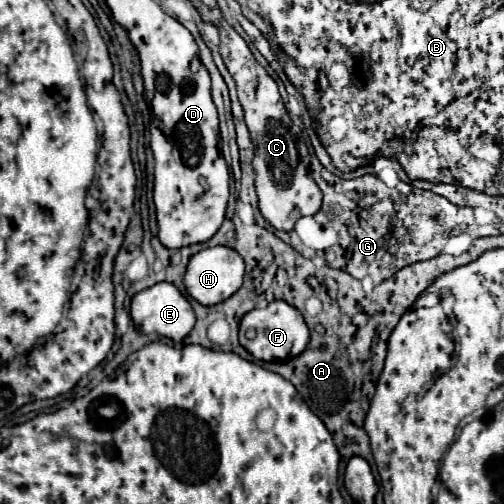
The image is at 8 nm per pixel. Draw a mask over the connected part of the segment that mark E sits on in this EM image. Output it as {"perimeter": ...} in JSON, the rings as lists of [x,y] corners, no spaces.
{"perimeter":[[[156,283],[154,287],[148,287],[132,297],[132,307],[130,307],[132,321],[140,333],[156,333],[160,337],[172,339],[172,341],[182,341],[194,327],[196,315],[188,303],[188,299],[172,285],[172,283]]]}

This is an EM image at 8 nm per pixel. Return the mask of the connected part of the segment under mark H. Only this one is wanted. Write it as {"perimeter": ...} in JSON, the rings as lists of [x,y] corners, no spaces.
{"perimeter":[[[210,247],[210,249],[196,253],[190,259],[188,271],[184,275],[184,285],[186,285],[188,293],[200,305],[216,305],[216,303],[226,301],[230,295],[234,295],[240,289],[242,277],[244,277],[244,261],[234,249],[230,249],[230,247]]]}

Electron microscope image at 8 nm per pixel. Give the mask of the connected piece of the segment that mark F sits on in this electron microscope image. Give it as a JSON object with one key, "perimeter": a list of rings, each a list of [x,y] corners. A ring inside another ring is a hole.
{"perimeter":[[[272,301],[266,307],[252,309],[244,319],[240,321],[240,345],[252,353],[254,359],[260,361],[288,361],[296,355],[300,355],[308,345],[308,327],[304,323],[302,313],[288,305],[286,301]],[[254,329],[256,337],[246,339],[246,331]]]}

